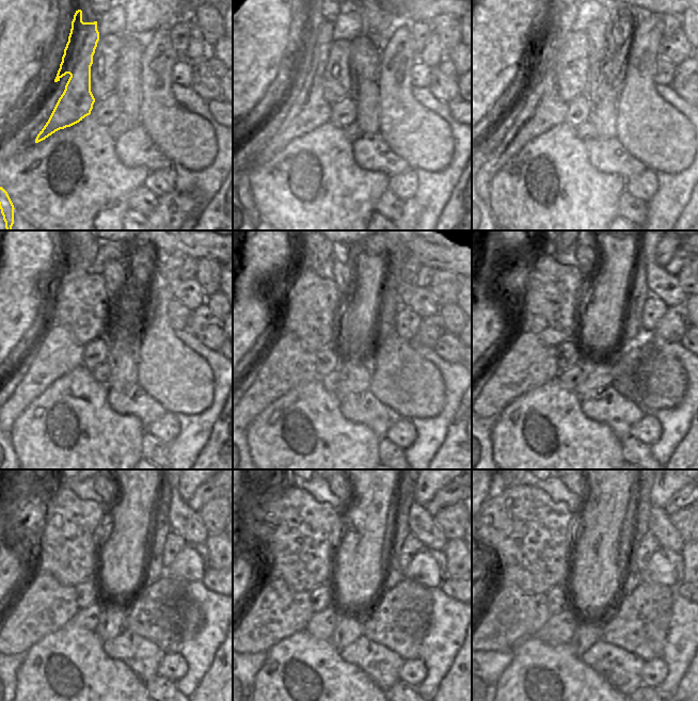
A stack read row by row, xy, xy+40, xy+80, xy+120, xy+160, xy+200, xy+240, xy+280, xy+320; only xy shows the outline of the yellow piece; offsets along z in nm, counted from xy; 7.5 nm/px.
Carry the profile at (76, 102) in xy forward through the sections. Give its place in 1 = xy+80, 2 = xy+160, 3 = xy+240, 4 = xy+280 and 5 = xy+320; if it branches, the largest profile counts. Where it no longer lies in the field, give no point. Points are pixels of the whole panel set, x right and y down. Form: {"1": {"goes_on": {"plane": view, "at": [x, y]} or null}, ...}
{"1": {"goes_on": {"plane": "xy+80", "at": [540, 108]}}, "2": {"goes_on": {"plane": "xy+160", "at": [288, 361]}}, "3": {"goes_on": {"plane": "xy+240", "at": [43, 605]}}, "4": {"goes_on": {"plane": "xy+280", "at": [275, 611]}}, "5": {"goes_on": {"plane": "xy+320", "at": [508, 615]}}}

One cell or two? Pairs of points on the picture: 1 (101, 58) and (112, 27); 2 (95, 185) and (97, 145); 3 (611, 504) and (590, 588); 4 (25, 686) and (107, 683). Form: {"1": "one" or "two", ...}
{"1": "two", "2": "one", "3": "one", "4": "one"}

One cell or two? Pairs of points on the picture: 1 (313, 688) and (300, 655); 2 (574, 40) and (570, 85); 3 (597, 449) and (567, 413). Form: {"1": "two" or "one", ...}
{"1": "one", "2": "one", "3": "one"}

